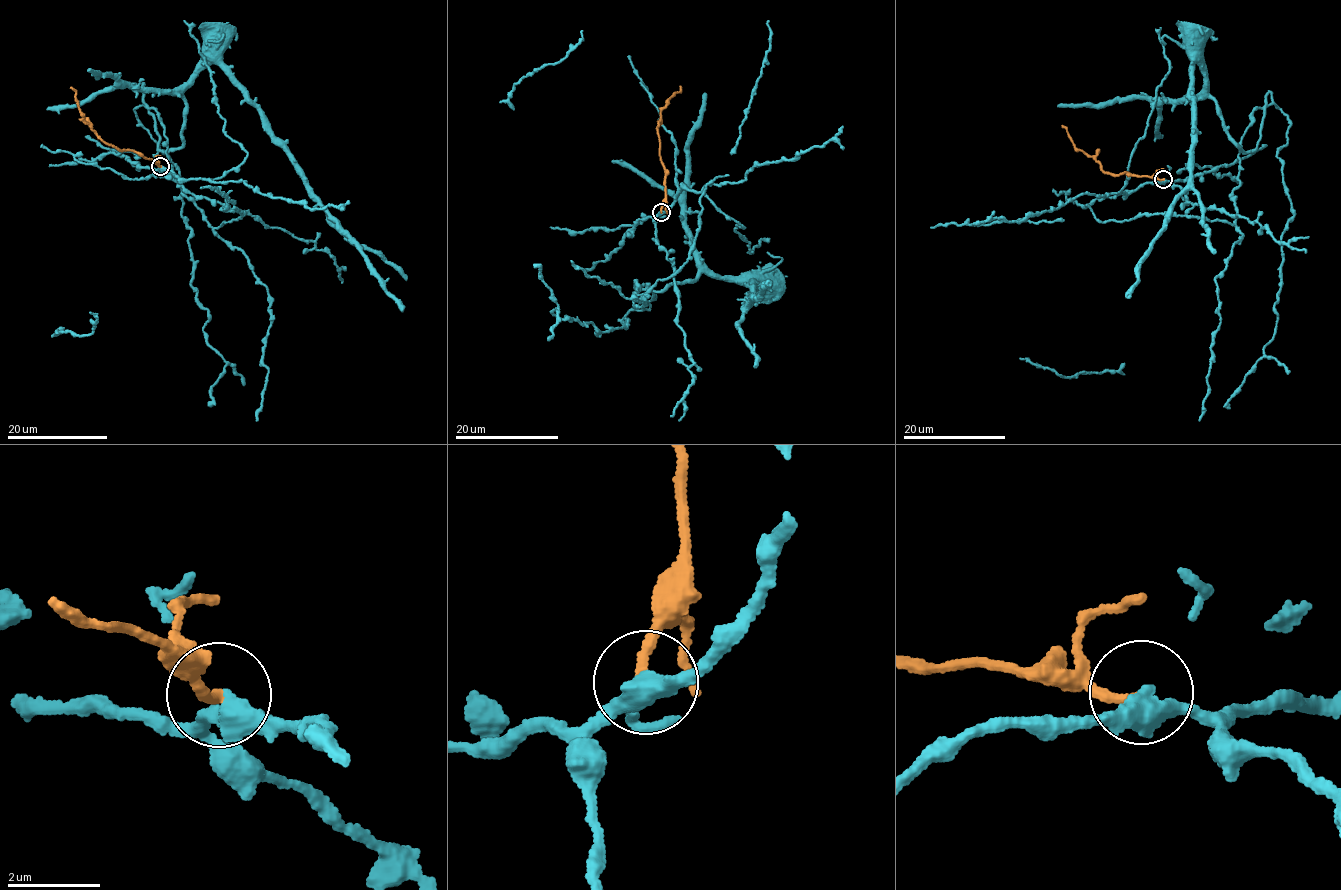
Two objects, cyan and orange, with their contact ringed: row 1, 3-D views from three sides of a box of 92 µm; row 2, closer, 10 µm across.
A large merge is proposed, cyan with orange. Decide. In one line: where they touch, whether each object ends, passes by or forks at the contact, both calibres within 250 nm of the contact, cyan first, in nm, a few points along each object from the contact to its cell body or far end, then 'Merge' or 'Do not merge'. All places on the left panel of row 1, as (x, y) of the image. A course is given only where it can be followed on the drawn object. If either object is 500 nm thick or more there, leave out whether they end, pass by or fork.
Place: (160, 166). At the ring cyan passes by. At the ring orange ends. Thickness 420 nm (cyan) against 240 nm. Course of cyan: (161, 166), (233, 218), (207, 221), (166, 153), (182, 143), (182, 92), (214, 62), (402, 310). Course of orange: (161, 166), (133, 151), (107, 144), (83, 122), (75, 93), (70, 87). Do not merge

